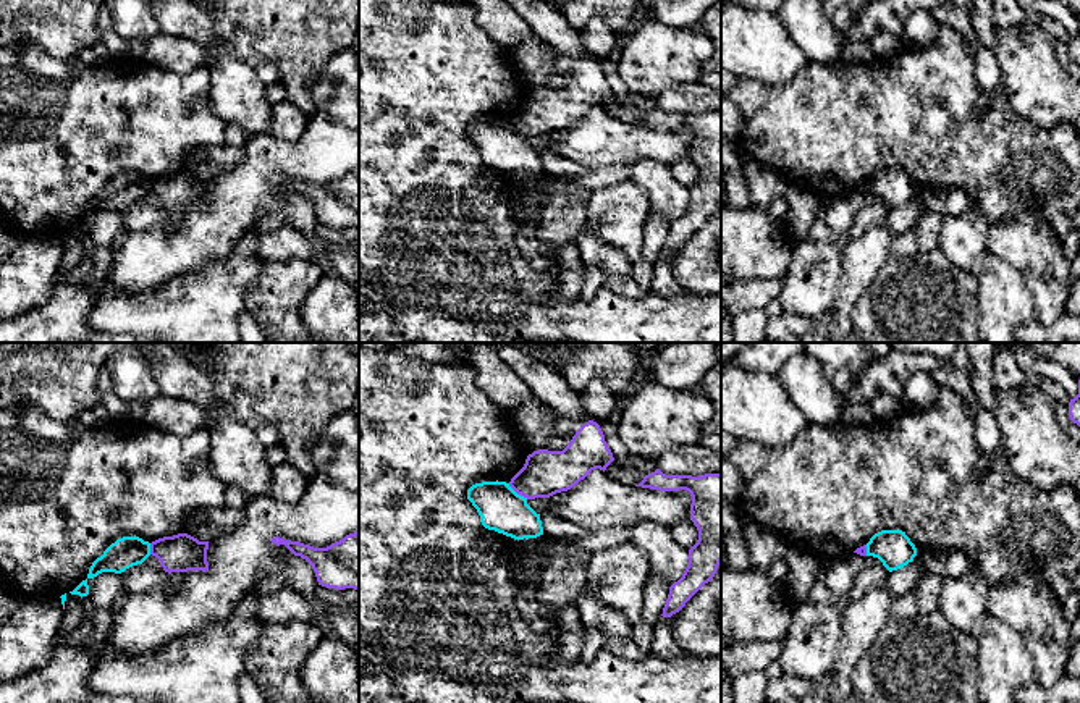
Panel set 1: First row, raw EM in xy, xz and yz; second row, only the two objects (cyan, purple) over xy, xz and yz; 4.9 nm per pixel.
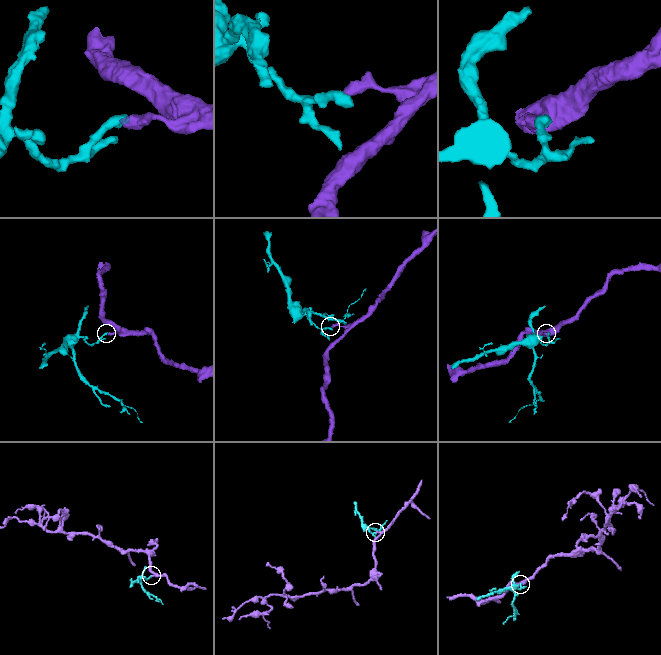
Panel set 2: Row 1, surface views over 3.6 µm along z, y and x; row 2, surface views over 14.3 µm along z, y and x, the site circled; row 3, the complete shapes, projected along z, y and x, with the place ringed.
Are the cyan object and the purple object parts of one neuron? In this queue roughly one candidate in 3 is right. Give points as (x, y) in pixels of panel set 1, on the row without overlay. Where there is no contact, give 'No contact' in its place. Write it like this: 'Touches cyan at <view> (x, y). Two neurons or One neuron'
Touches cyan at xz (516, 131). Two neurons

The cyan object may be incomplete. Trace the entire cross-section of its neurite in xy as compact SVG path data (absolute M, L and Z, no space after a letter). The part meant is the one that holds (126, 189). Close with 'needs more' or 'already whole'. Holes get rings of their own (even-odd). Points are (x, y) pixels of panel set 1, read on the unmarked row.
M136 173L118 176L92 200L87 217L94 217L102 210L121 212L133 204L142 202L149 194L149 179Z; already whole

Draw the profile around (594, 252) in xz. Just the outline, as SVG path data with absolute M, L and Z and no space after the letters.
M587 221L584 225L574 244L587 267L598 267L606 275L631 276L632 262L619 247L601 241L593 231L593 223Z

